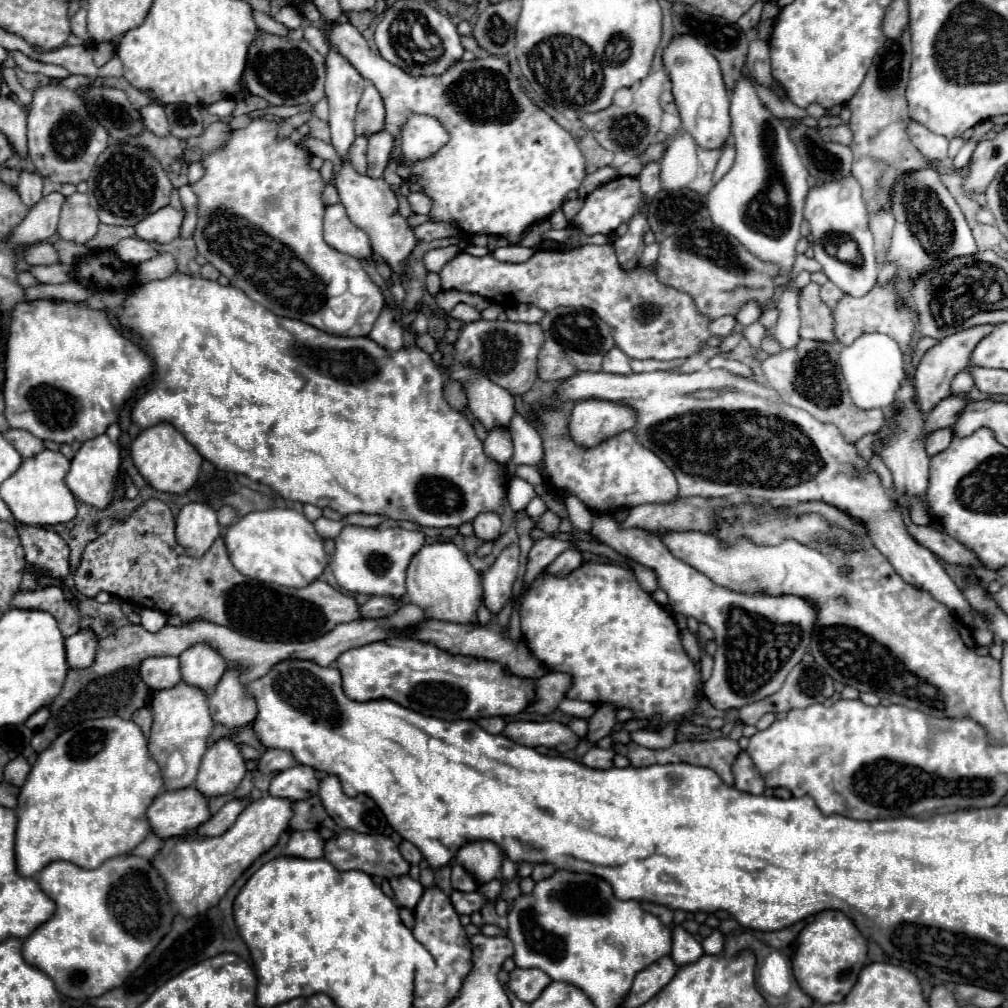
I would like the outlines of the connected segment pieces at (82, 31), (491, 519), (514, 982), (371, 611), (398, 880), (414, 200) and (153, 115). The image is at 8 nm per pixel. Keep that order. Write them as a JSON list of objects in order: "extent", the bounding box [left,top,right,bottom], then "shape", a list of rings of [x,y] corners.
[{"extent":[71,8,91,40],"shape":[[[79,8],[79,10],[75,12],[75,16],[71,18],[71,32],[73,32],[75,36],[83,38],[83,40],[91,40],[91,38],[87,38],[87,20],[85,20],[85,16],[87,16],[85,8]]]},{"extent":[473,512,501,542],"shape":[[[483,512],[473,520],[475,536],[485,542],[493,542],[501,536],[501,518],[495,512]]]},{"extent":[507,968,551,1004],"shape":[[[515,968],[513,972],[509,972],[507,988],[519,1000],[531,1004],[543,992],[543,986],[547,986],[547,982],[551,982],[551,978],[539,968]]]},{"extent":[359,596,403,618],"shape":[[[373,596],[369,598],[363,606],[359,606],[359,616],[361,618],[383,618],[387,614],[393,614],[403,602],[395,598],[383,598],[383,596]]]},{"extent":[391,874,423,908],"shape":[[[407,874],[391,878],[391,888],[395,892],[395,898],[397,898],[399,906],[415,908],[415,904],[423,896],[423,886],[417,880],[413,880],[411,876],[407,876]]]},{"extent":[407,192,431,214],"shape":[[[409,192],[407,202],[417,214],[427,214],[431,210],[431,198],[427,198],[423,192]]]},{"extent":[139,102,169,136],"shape":[[[151,102],[147,106],[141,106],[139,114],[141,114],[143,126],[147,126],[151,132],[155,132],[157,136],[169,134],[169,122],[167,122],[167,116],[165,116],[165,110],[161,104]]]}]

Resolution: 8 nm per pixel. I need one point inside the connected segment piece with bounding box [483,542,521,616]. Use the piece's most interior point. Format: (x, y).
(498, 581)

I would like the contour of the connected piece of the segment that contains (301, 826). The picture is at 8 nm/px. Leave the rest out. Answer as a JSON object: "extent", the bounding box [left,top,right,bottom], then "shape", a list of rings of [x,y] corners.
{"extent":[291,796,335,830],"shape":[[[317,796],[299,800],[293,804],[293,818],[291,818],[291,830],[317,830],[317,828],[335,828],[335,822],[331,816],[323,810],[323,804]]]}

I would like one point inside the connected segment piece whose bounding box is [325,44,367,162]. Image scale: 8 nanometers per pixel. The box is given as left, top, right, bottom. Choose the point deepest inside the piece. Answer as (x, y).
(344, 87)

